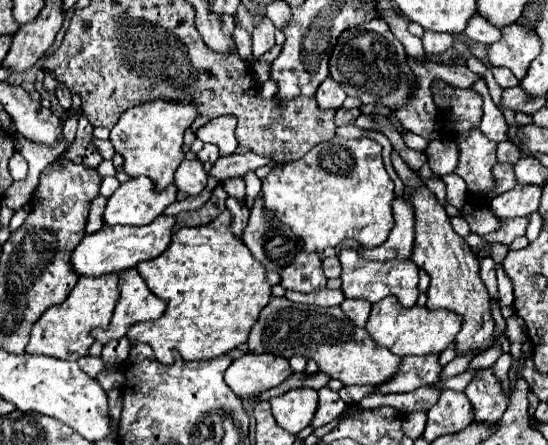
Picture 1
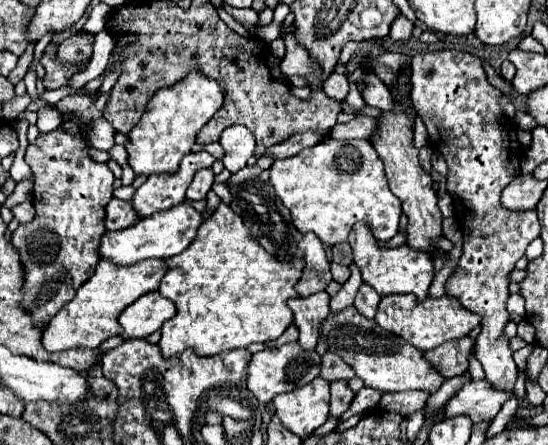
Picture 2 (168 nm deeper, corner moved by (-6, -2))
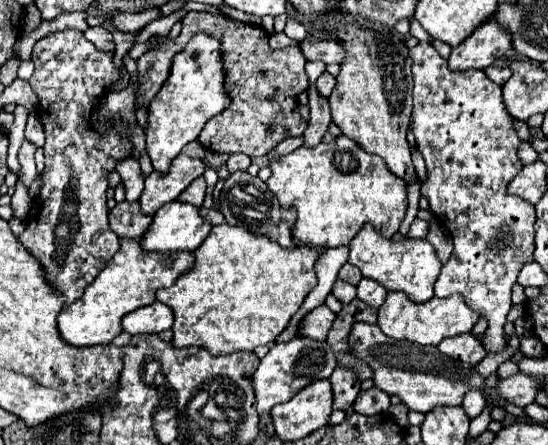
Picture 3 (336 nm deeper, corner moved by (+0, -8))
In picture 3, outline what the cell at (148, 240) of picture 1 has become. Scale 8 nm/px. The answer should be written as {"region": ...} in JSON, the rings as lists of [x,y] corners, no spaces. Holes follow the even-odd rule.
{"region":[[[175,200],[175,202],[165,204],[163,208],[157,210],[157,214],[153,216],[153,224],[145,232],[143,248],[149,250],[149,252],[173,252],[173,250],[189,250],[189,252],[193,252],[209,236],[211,228],[213,228],[213,224],[207,222],[201,216],[197,206],[183,204],[183,202]]]}

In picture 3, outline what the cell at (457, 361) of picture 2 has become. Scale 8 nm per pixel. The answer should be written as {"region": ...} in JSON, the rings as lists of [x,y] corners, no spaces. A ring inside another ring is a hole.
{"region":[[[459,334],[455,338],[447,338],[439,344],[439,350],[455,360],[461,360],[461,362],[469,362],[473,366],[477,366],[483,358],[485,358],[485,352],[483,352],[483,344],[481,340],[477,340],[475,336],[471,334]]]}

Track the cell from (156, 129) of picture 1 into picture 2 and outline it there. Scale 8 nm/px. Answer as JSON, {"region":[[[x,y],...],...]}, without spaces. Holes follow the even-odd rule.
{"region":[[[191,72],[187,78],[171,88],[161,88],[147,104],[145,114],[137,126],[129,132],[129,140],[123,144],[129,154],[129,166],[135,174],[173,174],[181,164],[181,158],[191,152],[197,132],[209,122],[209,118],[221,108],[223,88],[205,78],[203,74]]]}

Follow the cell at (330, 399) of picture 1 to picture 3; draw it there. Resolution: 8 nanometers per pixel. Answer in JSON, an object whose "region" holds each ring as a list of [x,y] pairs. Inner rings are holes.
{"region":[[[335,368],[335,372],[331,374],[331,386],[333,386],[333,408],[335,410],[347,410],[357,394],[361,392],[361,380],[355,376],[355,372],[351,372],[351,368]]]}

